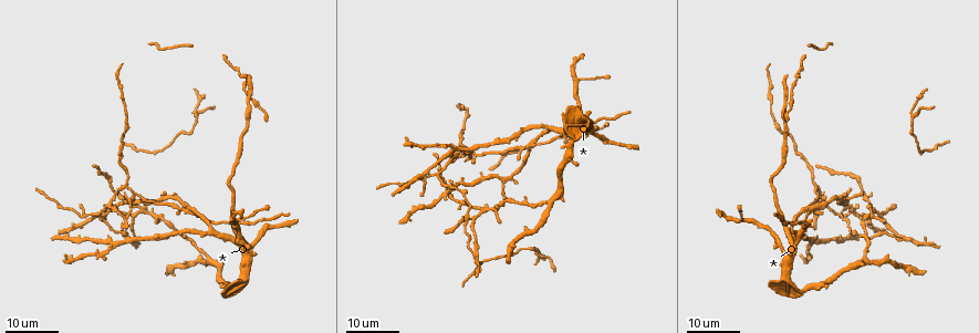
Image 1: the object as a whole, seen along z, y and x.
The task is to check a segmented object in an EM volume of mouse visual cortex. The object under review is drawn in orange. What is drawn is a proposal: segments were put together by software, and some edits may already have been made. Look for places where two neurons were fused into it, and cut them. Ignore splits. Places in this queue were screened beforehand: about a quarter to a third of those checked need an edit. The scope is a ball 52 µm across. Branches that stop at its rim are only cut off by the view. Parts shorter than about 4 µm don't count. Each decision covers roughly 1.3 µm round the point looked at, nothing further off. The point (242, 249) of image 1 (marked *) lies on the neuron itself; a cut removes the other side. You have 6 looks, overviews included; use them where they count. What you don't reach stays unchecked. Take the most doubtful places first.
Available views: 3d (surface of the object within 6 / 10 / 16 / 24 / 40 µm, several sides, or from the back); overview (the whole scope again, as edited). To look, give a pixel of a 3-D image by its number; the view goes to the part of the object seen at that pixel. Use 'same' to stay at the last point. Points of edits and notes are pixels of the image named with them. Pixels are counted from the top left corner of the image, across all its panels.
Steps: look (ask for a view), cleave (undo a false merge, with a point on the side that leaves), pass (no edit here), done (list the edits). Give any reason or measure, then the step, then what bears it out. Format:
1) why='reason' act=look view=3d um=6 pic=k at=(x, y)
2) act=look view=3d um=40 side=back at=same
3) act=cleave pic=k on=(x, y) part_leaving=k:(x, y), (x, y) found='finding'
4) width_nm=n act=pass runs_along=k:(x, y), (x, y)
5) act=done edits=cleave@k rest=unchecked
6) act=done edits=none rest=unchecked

why='three-way junction' act=look view=3d um=16 pic=1 at=(915, 117)

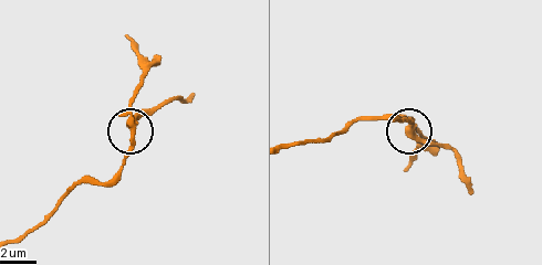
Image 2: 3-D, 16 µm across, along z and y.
act=look view=3d um=10 pic=2 at=(409, 126)

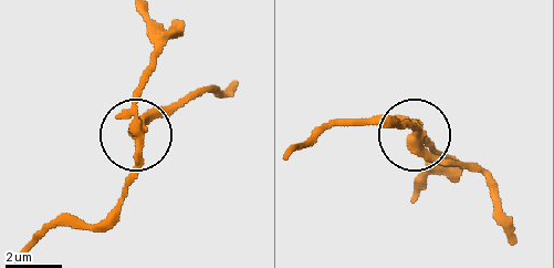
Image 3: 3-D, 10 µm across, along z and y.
act=cleave pic=3 on=(126, 181) part_leaving=3:(138, 142), (136, 176), (103, 218), (53, 228), (24, 255) found='two neurons meet here'

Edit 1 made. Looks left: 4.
why='a fork' act=look view=3d um=24 pic=1 at=(436, 176)

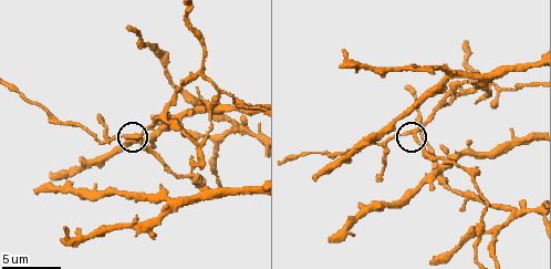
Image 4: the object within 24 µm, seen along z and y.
act=look view=3d um=6 pic=4 at=(136, 135)

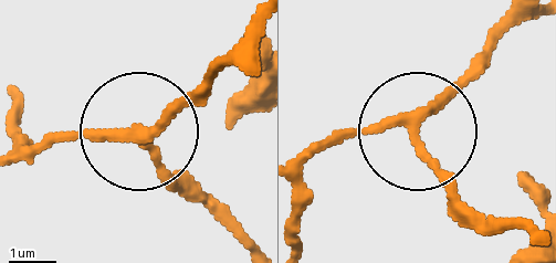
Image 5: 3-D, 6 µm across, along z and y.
width_nm=220 act=pass runs_along=5:(527, 13), (420, 124), (317, 140) found='continuous, no second neuron'

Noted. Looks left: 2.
why='a fork' act=look view=3d um=6 pic=4 at=(512, 215)

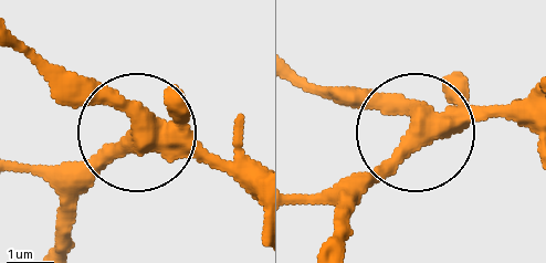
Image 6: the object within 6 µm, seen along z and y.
side_arm_um=16 act=pass runs_along=6:(528, 93), (421, 121), (343, 208) found='one neuron here'

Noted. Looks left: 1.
act=done edits=cleave@3 rest=unchecked

